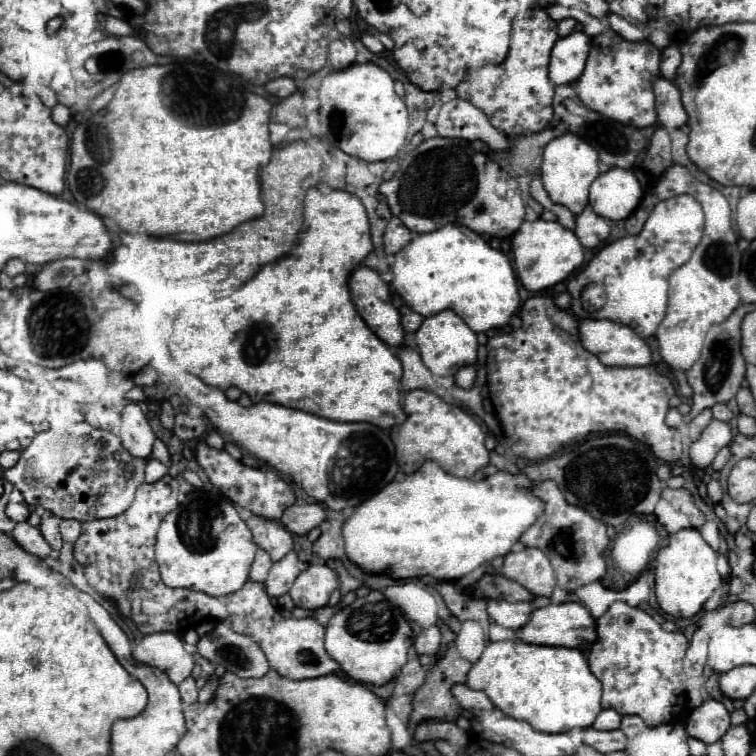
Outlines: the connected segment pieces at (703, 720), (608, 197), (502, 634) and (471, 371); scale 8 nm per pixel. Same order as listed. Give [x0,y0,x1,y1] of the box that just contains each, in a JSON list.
[[687,700,729,744],[589,168,643,220],[489,622,511,642],[455,366,477,388]]

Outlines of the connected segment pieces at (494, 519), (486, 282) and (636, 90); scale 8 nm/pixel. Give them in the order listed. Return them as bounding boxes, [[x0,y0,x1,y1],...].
[[343,460,543,580],[391,224,521,333],[577,28,661,128]]

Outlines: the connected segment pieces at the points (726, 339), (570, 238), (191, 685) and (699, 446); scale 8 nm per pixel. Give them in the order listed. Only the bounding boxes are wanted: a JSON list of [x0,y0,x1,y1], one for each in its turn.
[[687,304,755,416],[511,218,585,292],[179,678,197,706],[689,420,733,468]]

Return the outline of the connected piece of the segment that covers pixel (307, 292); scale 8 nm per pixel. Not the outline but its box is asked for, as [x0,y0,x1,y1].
[171,188,405,428]

